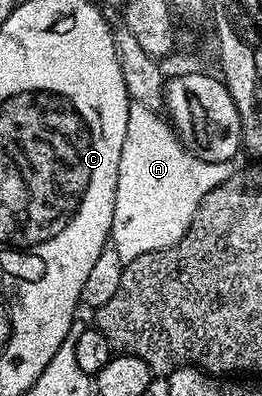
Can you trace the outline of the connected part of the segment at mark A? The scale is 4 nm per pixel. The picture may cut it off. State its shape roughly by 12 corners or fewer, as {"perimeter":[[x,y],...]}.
{"perimeter":[[129,102],[110,246],[173,247],[245,160],[202,161]]}

